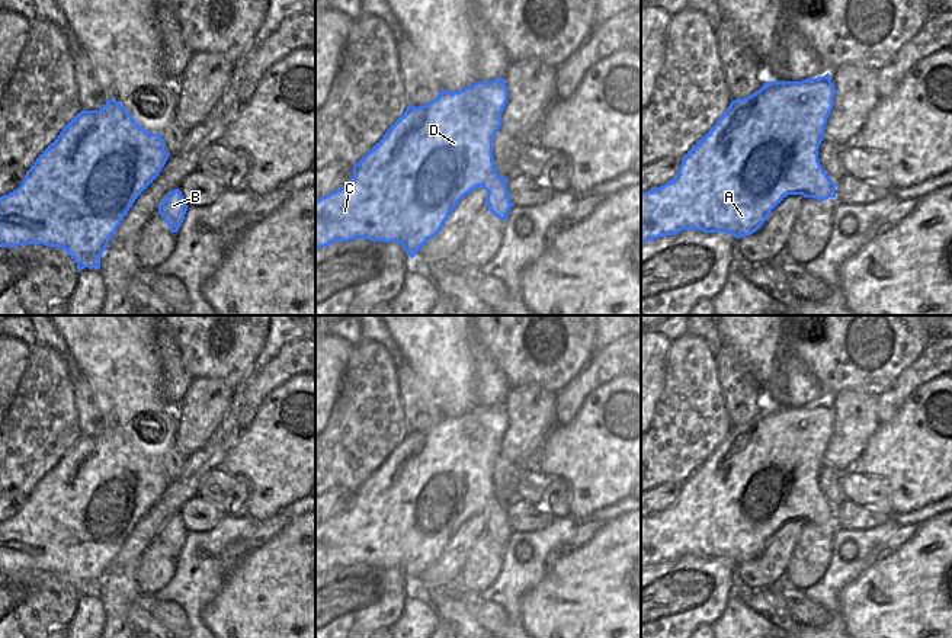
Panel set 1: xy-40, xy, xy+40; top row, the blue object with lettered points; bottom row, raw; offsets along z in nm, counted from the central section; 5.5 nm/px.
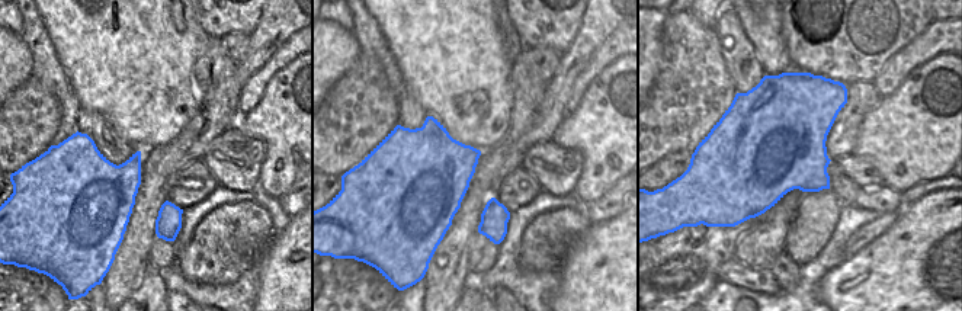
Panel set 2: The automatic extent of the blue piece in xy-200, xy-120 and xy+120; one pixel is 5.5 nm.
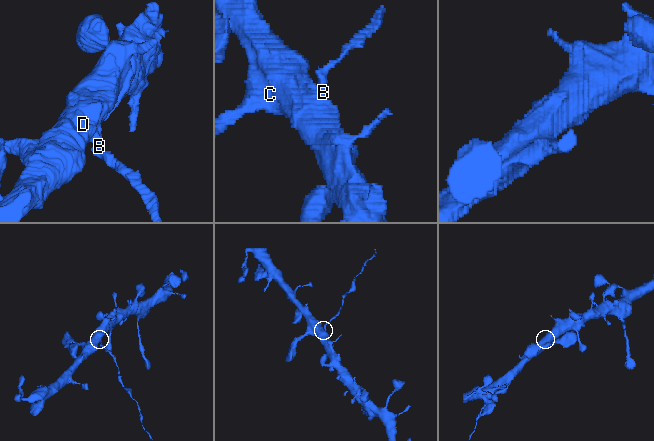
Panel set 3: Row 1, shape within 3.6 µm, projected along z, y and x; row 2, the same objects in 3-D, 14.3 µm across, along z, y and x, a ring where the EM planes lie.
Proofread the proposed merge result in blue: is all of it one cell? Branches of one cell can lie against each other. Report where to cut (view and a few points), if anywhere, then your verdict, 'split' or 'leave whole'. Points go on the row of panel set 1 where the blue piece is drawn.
xy+40 (833, 183), (821, 194), (811, 196) | split

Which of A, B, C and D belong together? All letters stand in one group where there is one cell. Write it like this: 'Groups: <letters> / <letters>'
Groups: A C D / B.

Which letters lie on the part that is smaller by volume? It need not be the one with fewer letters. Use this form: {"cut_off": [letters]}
{"cut_off": ["B"]}

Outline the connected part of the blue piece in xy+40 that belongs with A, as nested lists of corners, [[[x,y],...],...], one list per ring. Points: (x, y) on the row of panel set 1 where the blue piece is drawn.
[[[827,73],[802,81],[766,81],[756,93],[733,100],[717,124],[685,154],[679,173],[660,187],[641,192],[641,244],[683,230],[730,233],[741,238],[756,233],[788,195],[812,198],[827,192],[833,182],[818,161],[818,147],[834,94]]]

